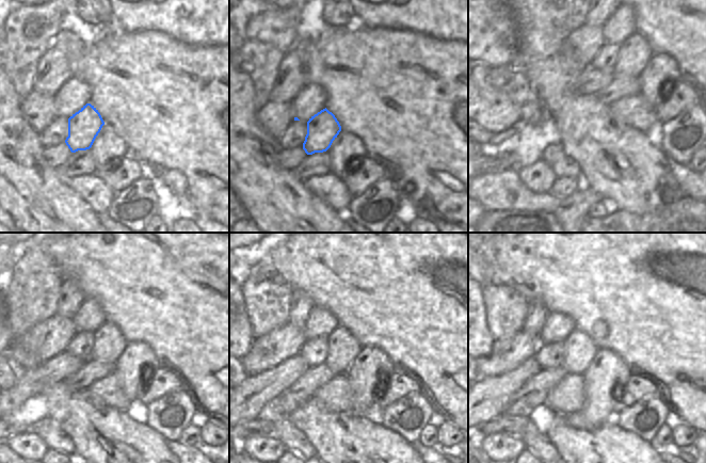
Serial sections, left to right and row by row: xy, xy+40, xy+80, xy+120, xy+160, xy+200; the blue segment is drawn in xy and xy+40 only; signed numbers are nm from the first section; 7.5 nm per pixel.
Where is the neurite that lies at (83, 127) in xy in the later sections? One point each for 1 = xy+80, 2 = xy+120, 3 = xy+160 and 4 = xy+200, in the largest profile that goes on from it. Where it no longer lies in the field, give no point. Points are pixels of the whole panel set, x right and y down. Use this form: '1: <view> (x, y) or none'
1: xy+80 (551, 133)
2: xy+120 (67, 364)
3: xy+160 (301, 366)
4: xy+200 (535, 368)

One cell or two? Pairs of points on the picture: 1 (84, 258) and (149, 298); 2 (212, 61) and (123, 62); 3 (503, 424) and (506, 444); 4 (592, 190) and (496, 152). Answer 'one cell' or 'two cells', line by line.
1: one cell
2: one cell
3: two cells
4: one cell

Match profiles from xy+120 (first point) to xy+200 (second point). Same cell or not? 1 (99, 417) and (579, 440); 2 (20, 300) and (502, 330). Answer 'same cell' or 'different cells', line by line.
1: same cell
2: same cell

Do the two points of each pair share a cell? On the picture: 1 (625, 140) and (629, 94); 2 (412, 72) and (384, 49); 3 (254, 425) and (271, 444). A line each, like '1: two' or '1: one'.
1: one
2: one
3: two

